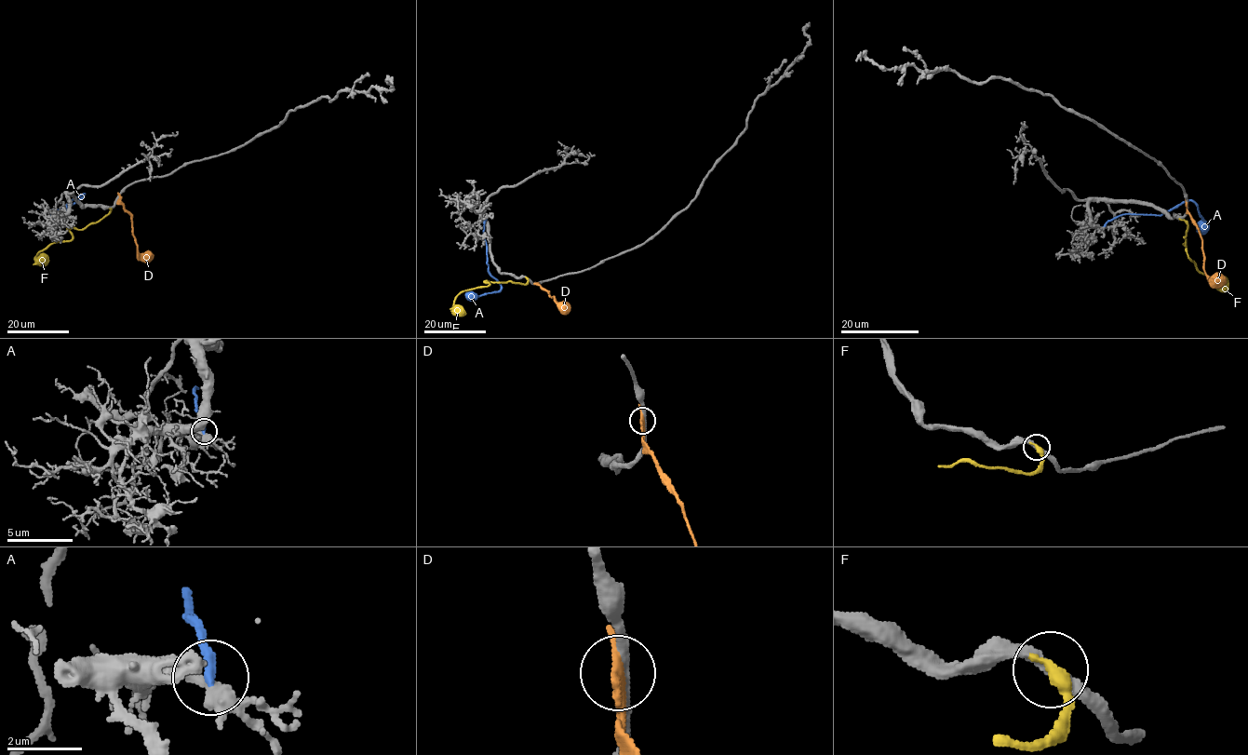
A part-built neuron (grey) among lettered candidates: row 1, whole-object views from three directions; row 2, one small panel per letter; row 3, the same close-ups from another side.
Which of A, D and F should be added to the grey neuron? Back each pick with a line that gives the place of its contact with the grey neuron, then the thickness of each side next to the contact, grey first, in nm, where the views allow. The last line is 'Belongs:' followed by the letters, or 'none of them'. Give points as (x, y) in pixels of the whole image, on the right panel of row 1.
F: (1180, 219) | 360/420 nm
Belongs: F

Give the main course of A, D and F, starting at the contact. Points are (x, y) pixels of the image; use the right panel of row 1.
A: (1104, 226), (1107, 222), (1126, 214), (1161, 215), (1192, 200), (1201, 217), (1201, 233)
D: (1186, 204), (1186, 210), (1201, 239), (1204, 273), (1216, 287), (1219, 285), (1217, 282)
F: (1180, 219), (1187, 227), (1184, 237), (1187, 255), (1197, 269), (1214, 279), (1217, 287), (1227, 289)

